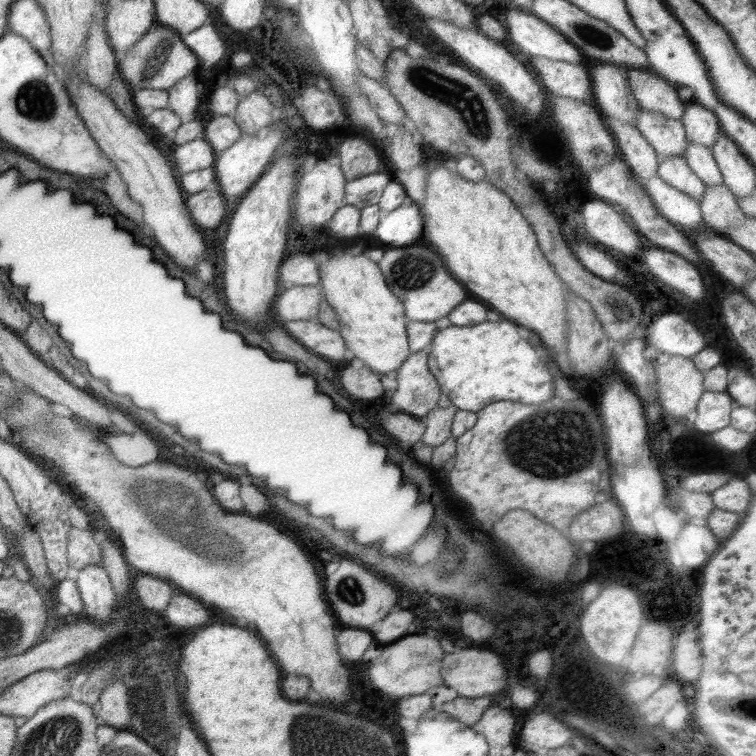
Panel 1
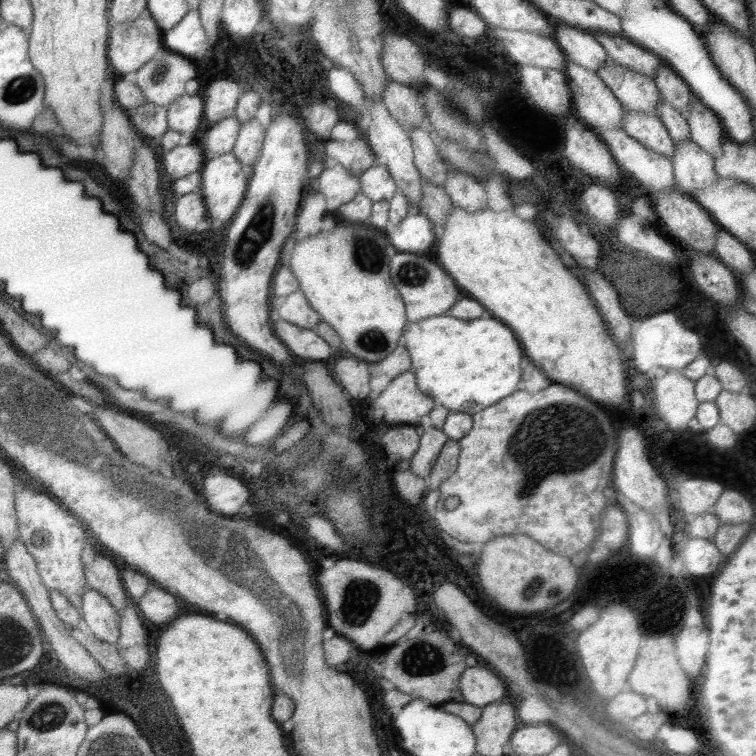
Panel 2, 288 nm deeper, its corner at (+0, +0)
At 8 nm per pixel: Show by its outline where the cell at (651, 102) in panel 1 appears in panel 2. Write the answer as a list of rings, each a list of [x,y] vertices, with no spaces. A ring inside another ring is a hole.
[[[593,34],[593,36],[605,48],[605,52],[613,64],[655,80],[655,74],[657,74],[659,66],[663,64],[663,60],[659,56],[651,54],[643,46],[637,46],[629,38],[611,36],[611,34]]]

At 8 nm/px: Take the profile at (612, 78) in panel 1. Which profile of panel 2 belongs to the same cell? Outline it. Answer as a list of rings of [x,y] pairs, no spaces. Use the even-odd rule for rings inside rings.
[[[555,24],[553,40],[561,46],[569,62],[583,66],[589,72],[597,74],[609,60],[605,48],[595,40],[595,36],[579,28],[567,24],[559,24],[559,26]]]

